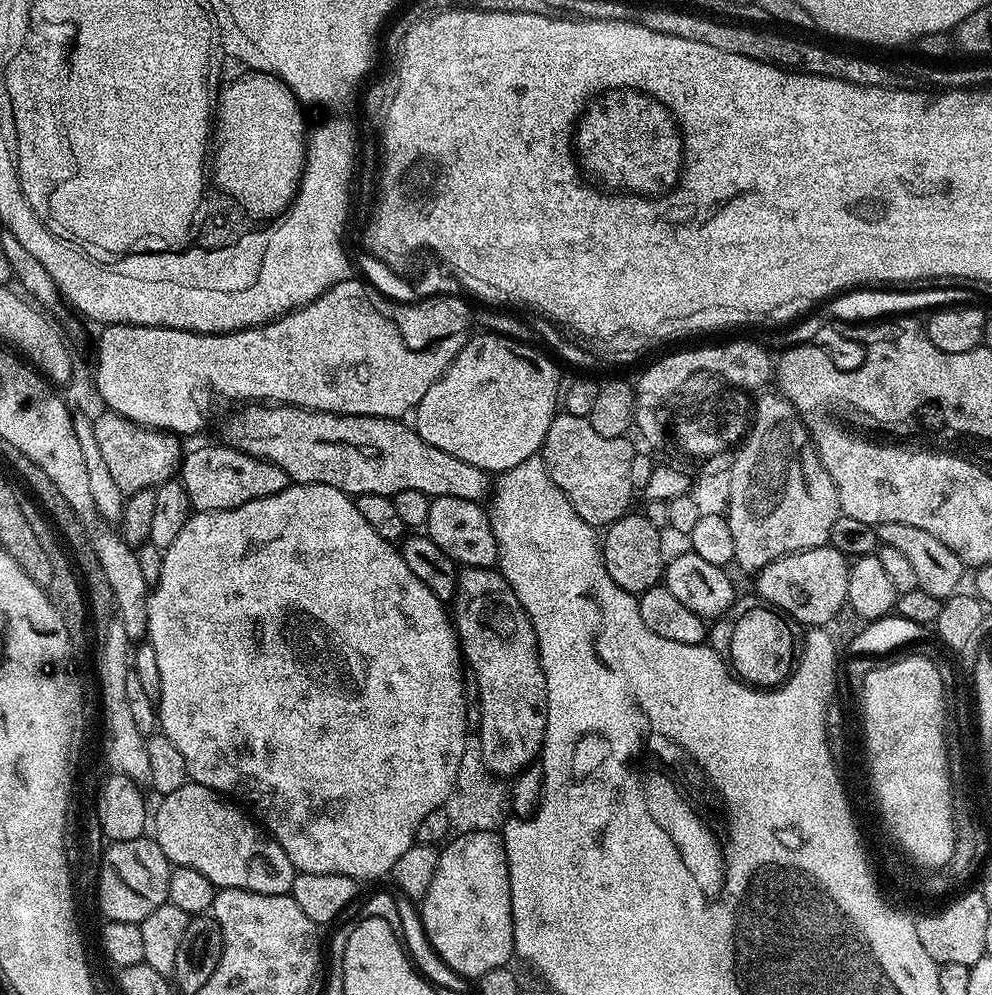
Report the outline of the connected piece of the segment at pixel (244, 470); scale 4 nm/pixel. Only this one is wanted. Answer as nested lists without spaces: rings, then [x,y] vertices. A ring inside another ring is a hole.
[[[219,447],[196,448],[189,456],[187,453],[181,459],[178,479],[186,490],[189,505],[196,512],[225,512],[289,488],[286,470],[274,466],[269,460],[259,460],[257,456],[240,452],[236,448]]]

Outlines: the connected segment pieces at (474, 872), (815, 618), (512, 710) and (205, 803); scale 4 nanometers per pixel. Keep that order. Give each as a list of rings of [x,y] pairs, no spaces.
[[[495,831],[453,835],[439,853],[438,870],[434,870],[430,890],[426,890],[426,898],[418,904],[420,921],[432,949],[462,978],[478,978],[486,974],[486,970],[505,967],[508,959],[513,959],[516,943],[512,929],[510,874],[503,839]]]
[[[831,546],[792,552],[769,562],[755,573],[756,588],[754,588],[754,592],[761,600],[767,602],[773,609],[779,610],[785,617],[791,618],[796,624],[798,622],[808,624],[807,626],[828,626],[840,611],[845,611],[848,603],[849,567],[849,557]]]
[[[495,567],[464,568],[456,581],[456,590],[454,627],[463,659],[477,680],[480,691],[482,722],[478,733],[481,738],[482,758],[495,777],[512,778],[531,765],[544,747],[548,695],[546,678],[540,665],[540,647],[536,644],[534,626],[526,610],[518,602],[514,590]]]
[[[191,782],[159,802],[154,808],[154,839],[173,865],[206,874],[218,890],[233,888],[279,896],[291,893],[297,871],[286,858],[286,850],[239,803]]]

